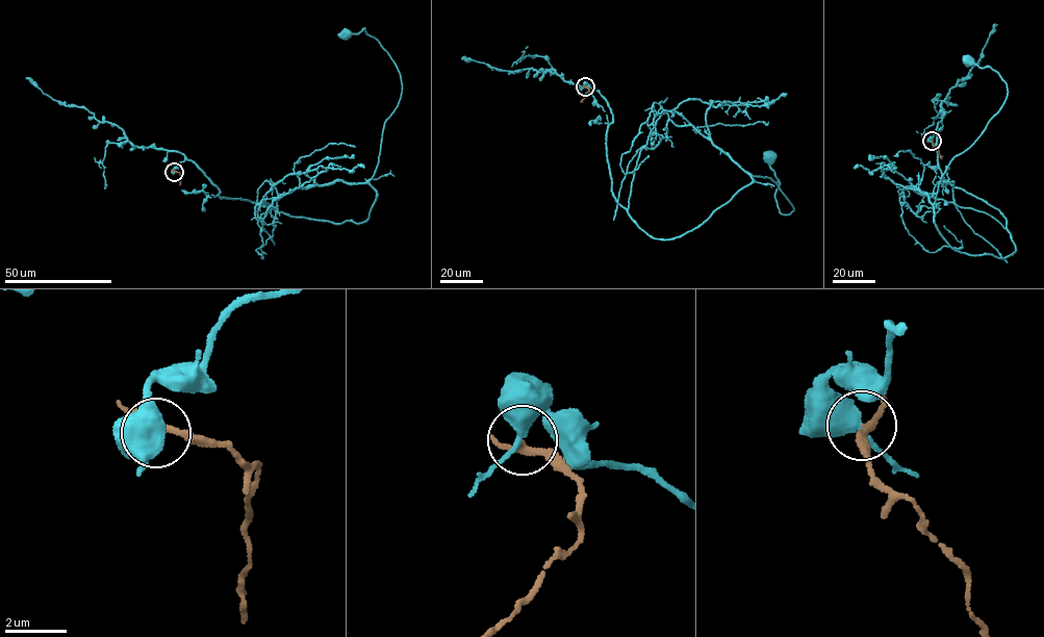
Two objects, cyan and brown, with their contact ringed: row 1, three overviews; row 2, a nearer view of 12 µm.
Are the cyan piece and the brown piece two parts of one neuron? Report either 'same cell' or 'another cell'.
another cell

